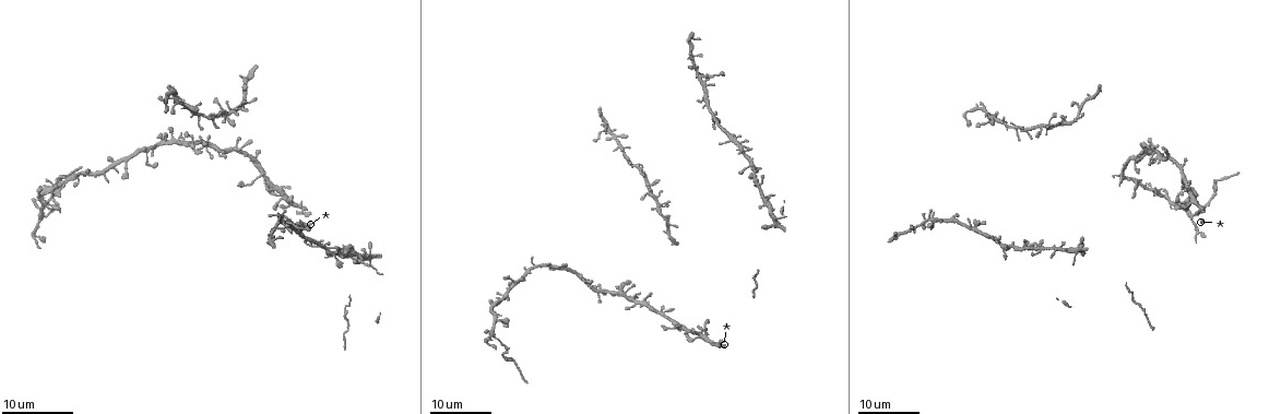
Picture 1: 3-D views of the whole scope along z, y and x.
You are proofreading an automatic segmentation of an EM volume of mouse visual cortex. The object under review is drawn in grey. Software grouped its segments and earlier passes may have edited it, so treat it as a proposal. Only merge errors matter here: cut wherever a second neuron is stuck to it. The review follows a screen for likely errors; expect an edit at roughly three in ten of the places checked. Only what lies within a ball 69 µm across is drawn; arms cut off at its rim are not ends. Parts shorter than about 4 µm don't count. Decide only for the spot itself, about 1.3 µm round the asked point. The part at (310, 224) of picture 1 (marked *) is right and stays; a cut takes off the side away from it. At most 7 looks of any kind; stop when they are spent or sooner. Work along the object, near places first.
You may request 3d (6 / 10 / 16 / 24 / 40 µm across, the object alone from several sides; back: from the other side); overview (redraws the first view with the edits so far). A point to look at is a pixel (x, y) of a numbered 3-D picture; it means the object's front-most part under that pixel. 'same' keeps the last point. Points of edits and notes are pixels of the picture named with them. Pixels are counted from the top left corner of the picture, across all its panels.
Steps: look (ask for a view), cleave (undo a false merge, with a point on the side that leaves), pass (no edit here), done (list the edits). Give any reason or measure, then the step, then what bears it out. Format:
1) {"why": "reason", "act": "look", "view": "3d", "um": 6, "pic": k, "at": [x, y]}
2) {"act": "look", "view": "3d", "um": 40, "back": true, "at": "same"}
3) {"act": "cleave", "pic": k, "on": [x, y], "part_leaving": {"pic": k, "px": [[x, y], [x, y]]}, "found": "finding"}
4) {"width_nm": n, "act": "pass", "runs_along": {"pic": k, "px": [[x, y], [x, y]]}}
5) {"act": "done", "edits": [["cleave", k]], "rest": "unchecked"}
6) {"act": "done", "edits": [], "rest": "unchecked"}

{"why": "four or more arms meet", "act": "look", "view": "3d", "um": 16, "pic": 1, "at": [622, 292]}

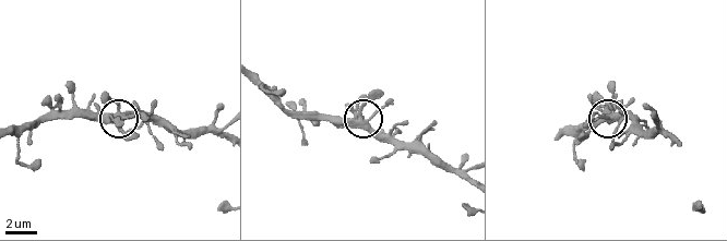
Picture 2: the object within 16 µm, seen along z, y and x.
{"why": "closer look", "act": "look", "view": "3d", "um": 6, "pic": 2, "at": [367, 120]}

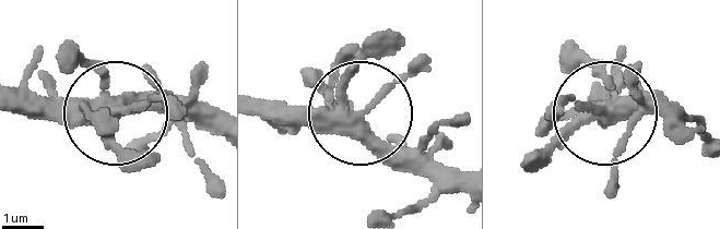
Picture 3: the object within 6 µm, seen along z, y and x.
{"width_nm": 370, "act": "pass", "found": "one neuron here"}

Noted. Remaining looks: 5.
{"why": "small branch off a trunk", "act": "look", "view": "3d", "um": 16, "pic": 1, "at": [611, 133]}

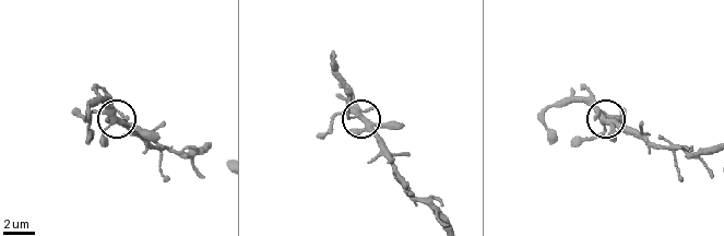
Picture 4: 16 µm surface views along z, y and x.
{"why": "closer look", "act": "look", "view": "3d", "um": 6, "pic": 4, "at": [603, 119]}

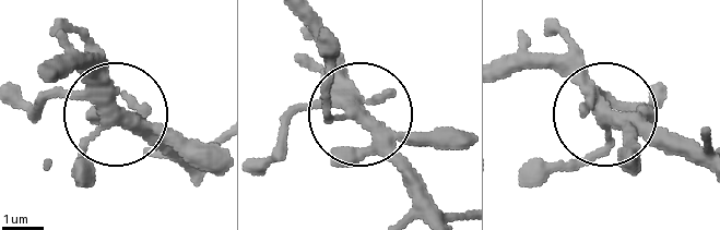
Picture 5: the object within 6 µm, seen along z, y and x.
{"arms": 4, "act": "pass", "runs_along": {"pic": 5, "px": [[699, 160], [609, 122], [594, 146], [535, 184]]}, "found": "continuous, no second neuron"}

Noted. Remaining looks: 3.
{"why": "three-way junction", "act": "look", "view": "3d", "um": 16, "pic": 1, "at": [1192, 218]}

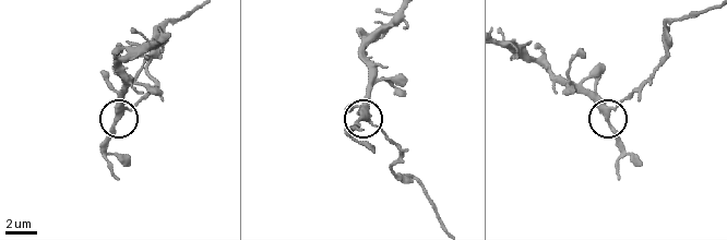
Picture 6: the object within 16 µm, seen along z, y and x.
{"why": "zoom in", "act": "look", "view": "3d", "um": 6, "pic": 6, "at": [121, 115]}

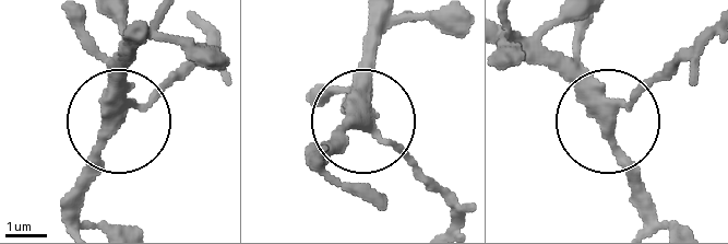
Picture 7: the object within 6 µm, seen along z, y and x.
{"act": "pass", "runs_along": {"pic": 7, "px": [[127, 30], [112, 135], [68, 194]]}, "found": "one neuron here"}

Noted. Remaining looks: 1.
{"act": "done", "edits": [], "rest": "unchecked"}

